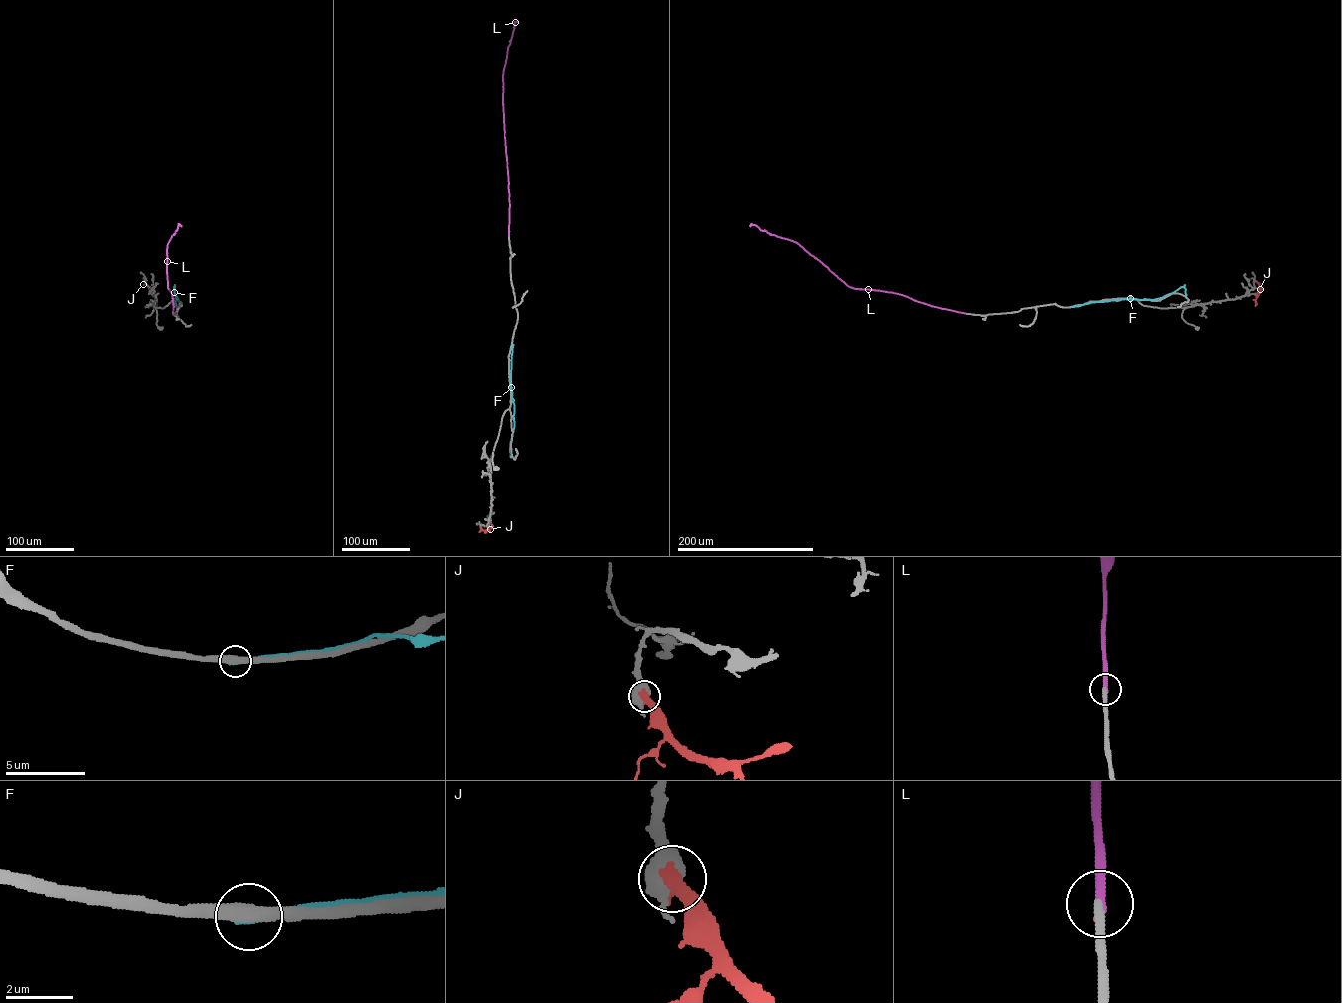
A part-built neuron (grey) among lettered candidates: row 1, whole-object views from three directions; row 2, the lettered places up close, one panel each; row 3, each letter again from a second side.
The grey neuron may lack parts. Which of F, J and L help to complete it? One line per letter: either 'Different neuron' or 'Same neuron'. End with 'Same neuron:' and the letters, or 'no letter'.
F: Different neuron
J: Different neuron
L: Different neuron
Same neuron: no letter

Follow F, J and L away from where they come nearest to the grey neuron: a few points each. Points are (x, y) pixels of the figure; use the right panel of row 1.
F: (1065, 307), (1125, 299), (1154, 299), (1183, 286), (1186, 295)
J: (1256, 281), (1260, 288), (1255, 306)
L: (965, 313), (932, 306), (898, 293), (849, 286), (796, 242), (771, 234), (754, 225), (750, 226)

